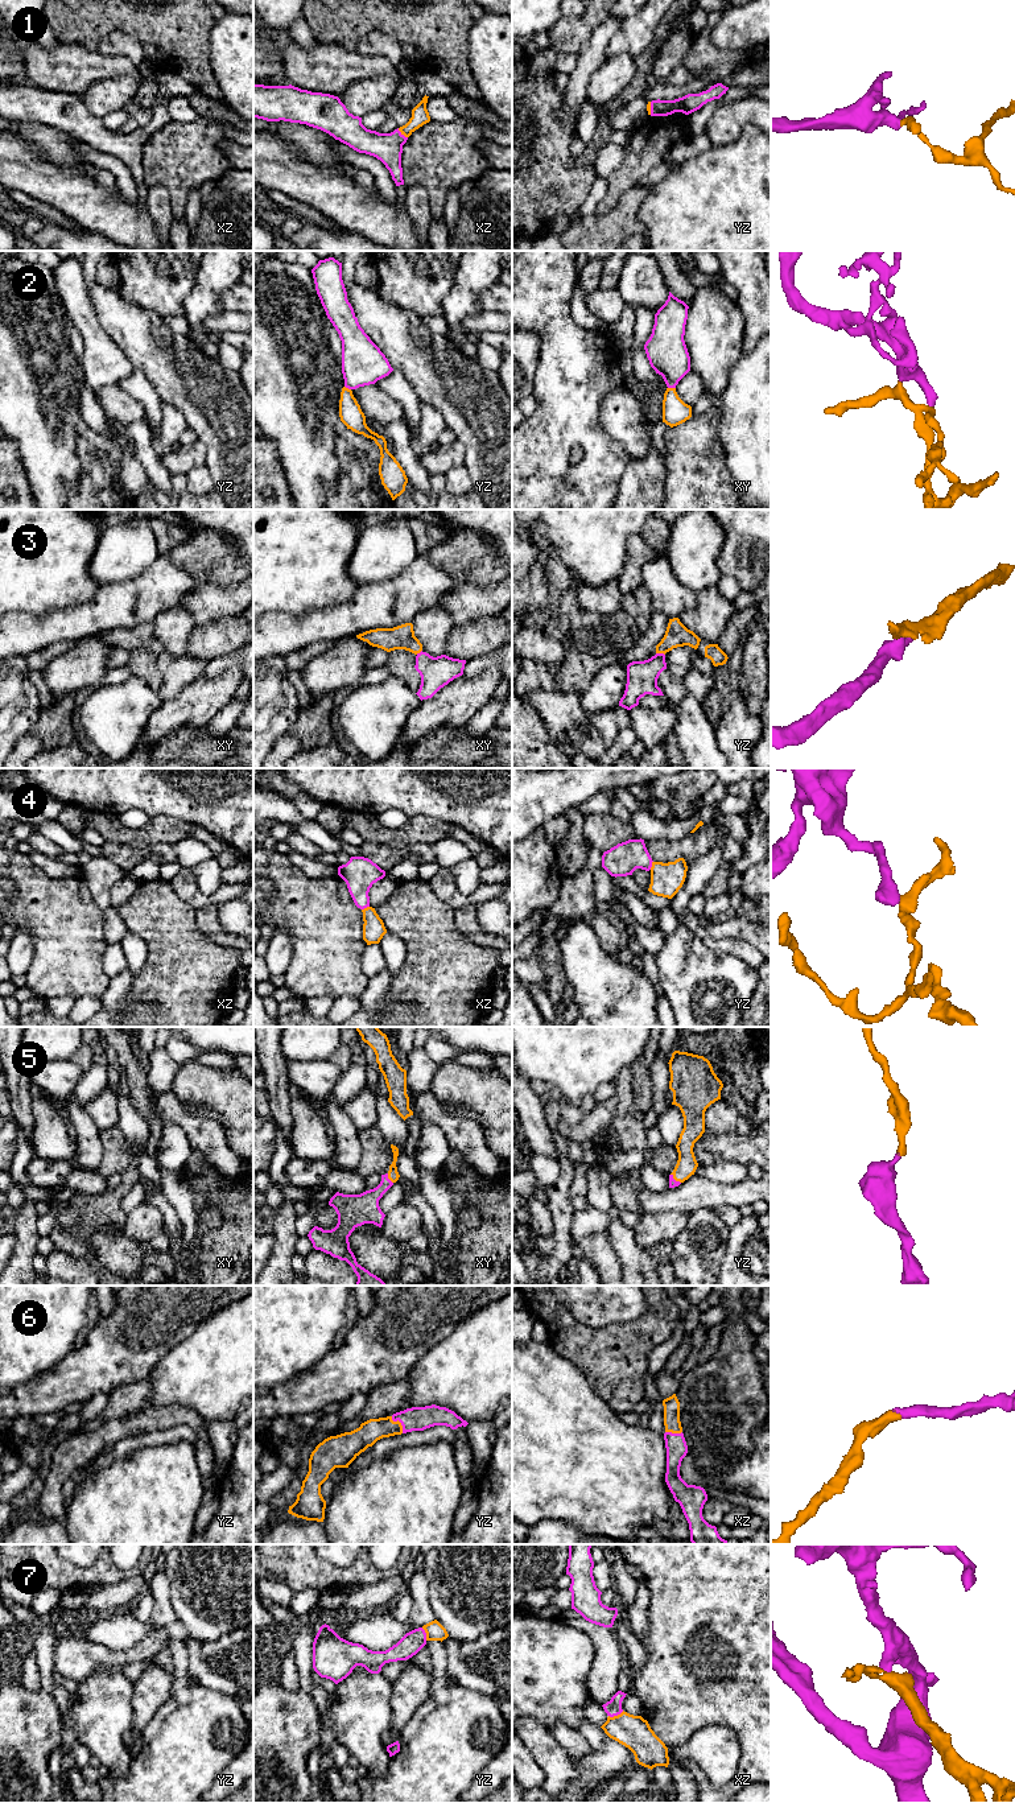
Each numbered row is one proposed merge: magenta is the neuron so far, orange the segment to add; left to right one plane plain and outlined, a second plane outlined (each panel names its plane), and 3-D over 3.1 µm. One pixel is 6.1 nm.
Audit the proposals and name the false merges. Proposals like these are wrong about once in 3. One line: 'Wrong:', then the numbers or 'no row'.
Wrong: 3, 4

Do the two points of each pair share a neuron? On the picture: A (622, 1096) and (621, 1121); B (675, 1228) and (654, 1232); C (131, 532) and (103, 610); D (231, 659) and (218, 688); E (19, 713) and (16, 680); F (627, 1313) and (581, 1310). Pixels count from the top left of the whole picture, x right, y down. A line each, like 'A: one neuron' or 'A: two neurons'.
A: one neuron
B: one neuron
C: two neurons
D: two neurons
E: one neuron
F: one neuron

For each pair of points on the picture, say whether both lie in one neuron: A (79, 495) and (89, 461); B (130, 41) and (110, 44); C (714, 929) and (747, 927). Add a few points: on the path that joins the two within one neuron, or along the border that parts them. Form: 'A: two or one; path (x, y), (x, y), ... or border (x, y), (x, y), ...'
A: one; path (87, 487), (89, 469)
B: one; path (124, 42), (115, 42)
C: one; path (722, 929), (739, 927)

